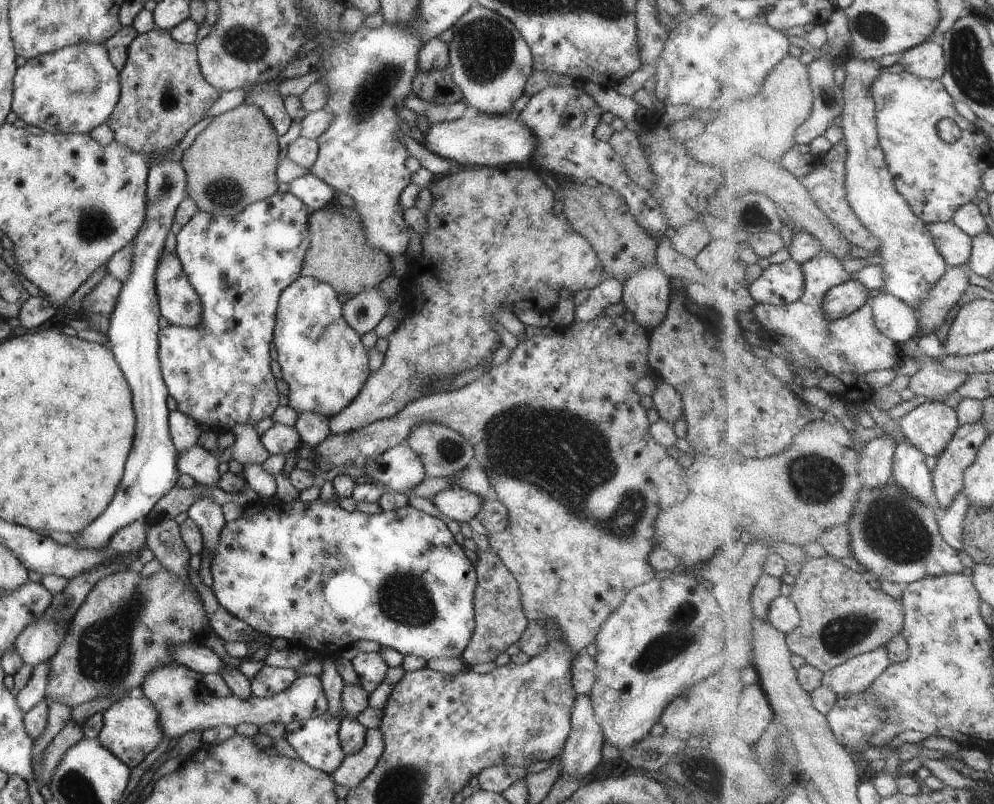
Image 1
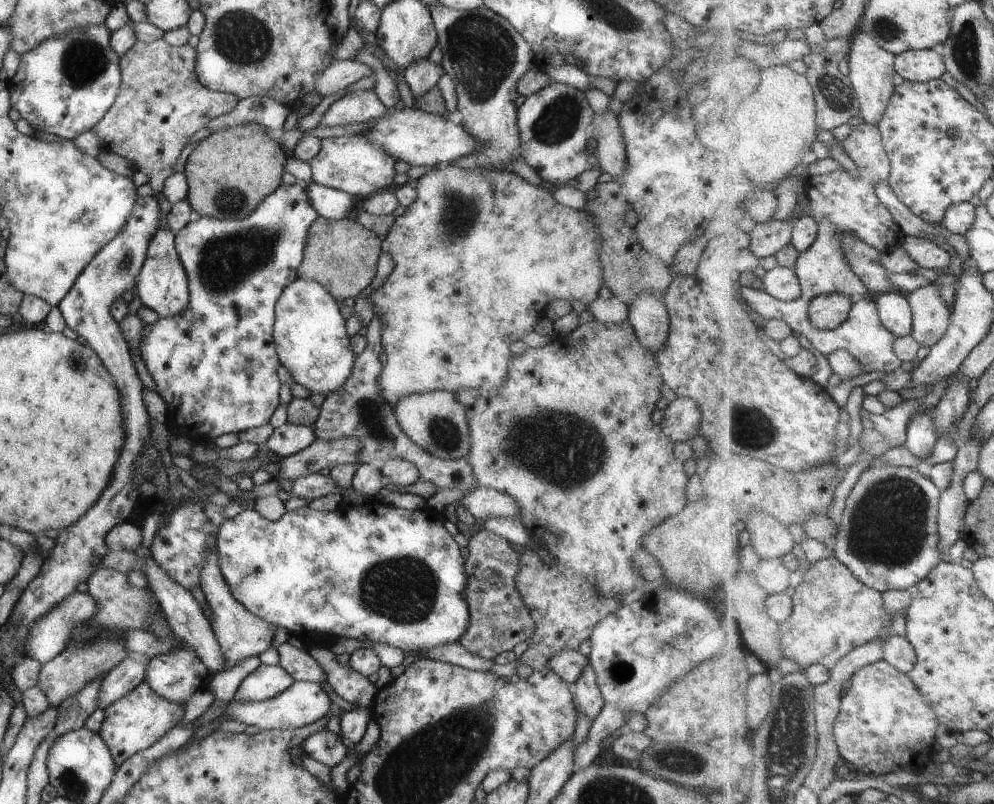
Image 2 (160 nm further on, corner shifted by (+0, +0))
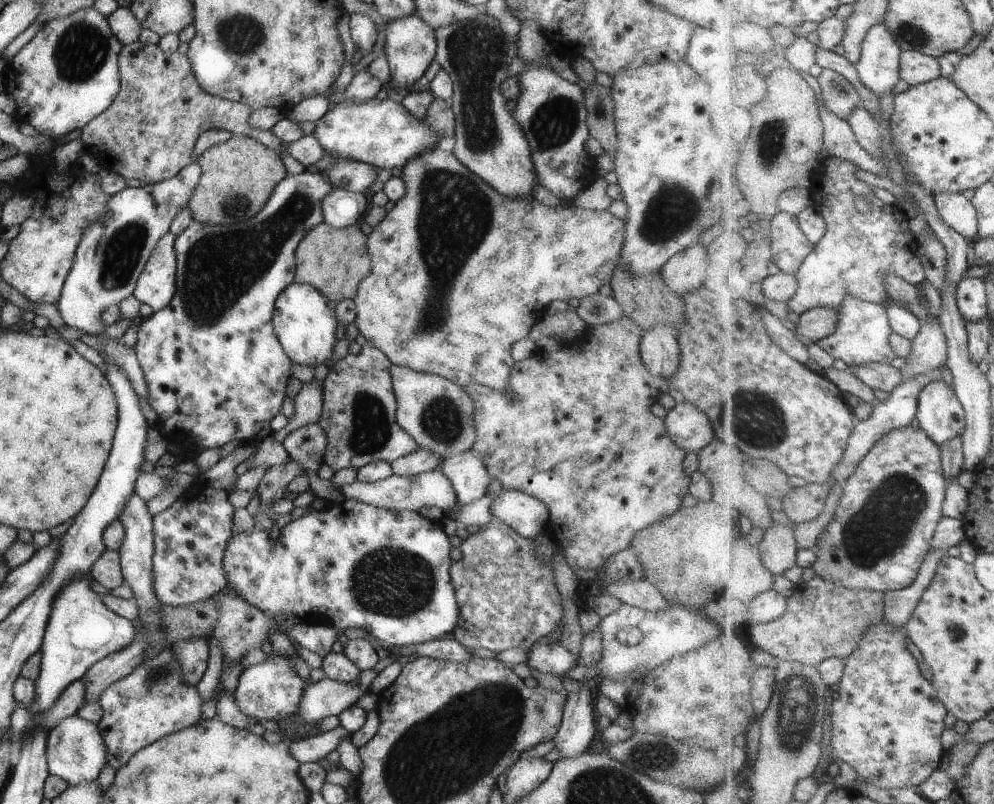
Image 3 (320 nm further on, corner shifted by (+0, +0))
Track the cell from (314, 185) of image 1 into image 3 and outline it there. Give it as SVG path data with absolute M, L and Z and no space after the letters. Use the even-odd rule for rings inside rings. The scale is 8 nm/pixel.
M343 189L329 190L319 204L323 221L337 229L360 223L369 207L368 195Z

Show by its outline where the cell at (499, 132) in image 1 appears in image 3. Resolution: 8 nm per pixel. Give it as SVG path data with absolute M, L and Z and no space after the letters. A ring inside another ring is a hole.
M375 98L363 104L337 104L331 106L315 121L312 136L330 156L351 158L380 169L402 169L409 160L419 158L425 150L439 148L443 136L437 136L419 118L413 118L401 104Z

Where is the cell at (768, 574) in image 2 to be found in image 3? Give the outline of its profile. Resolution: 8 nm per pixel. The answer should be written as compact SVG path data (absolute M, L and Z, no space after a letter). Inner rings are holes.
M775 523L758 539L760 554L765 568L776 577L784 576L797 564L797 540L795 528Z

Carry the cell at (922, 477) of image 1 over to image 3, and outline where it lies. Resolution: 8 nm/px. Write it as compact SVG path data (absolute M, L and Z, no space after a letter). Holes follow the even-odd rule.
M933 382L915 402L918 427L940 446L965 432L966 411L958 395L946 382Z

